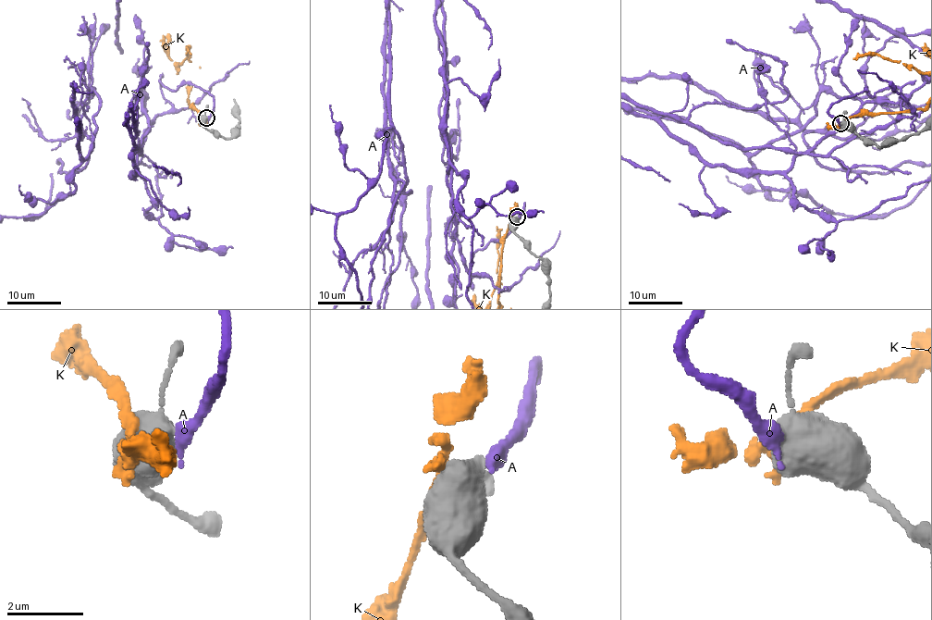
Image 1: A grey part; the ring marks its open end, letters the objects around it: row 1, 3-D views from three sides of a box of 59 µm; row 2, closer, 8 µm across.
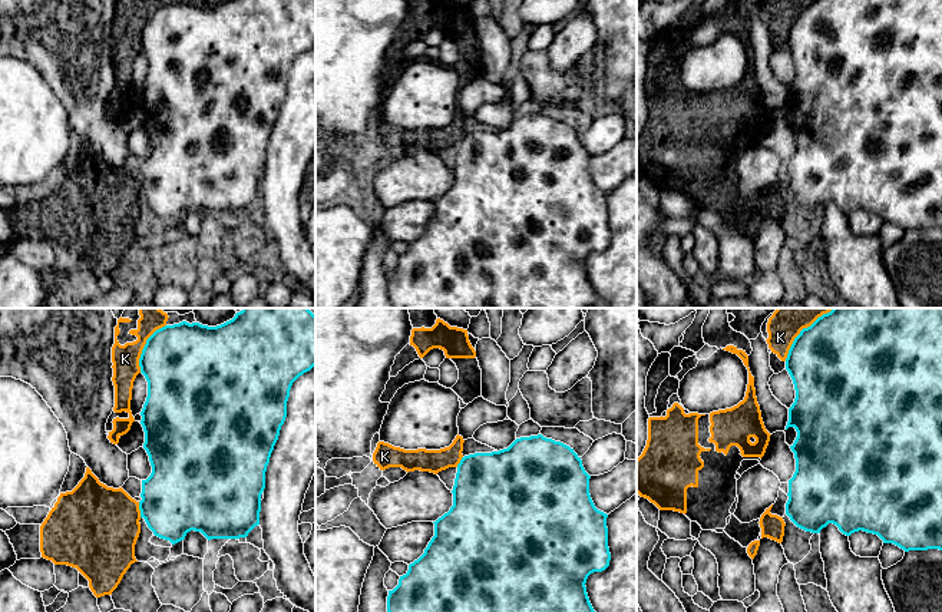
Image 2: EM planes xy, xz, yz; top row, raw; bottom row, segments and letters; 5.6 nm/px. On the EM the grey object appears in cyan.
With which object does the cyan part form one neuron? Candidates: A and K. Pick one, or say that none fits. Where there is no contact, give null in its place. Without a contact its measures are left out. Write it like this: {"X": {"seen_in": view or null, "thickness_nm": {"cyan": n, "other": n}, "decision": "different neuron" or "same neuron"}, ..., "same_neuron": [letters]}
{"A": {"seen_in": null, "decision": "different neuron"}, "K": {"seen_in": "xy", "thickness_nm": {"cyan": 460, "other": 150}, "decision": "different neuron"}, "same_neuron": []}

